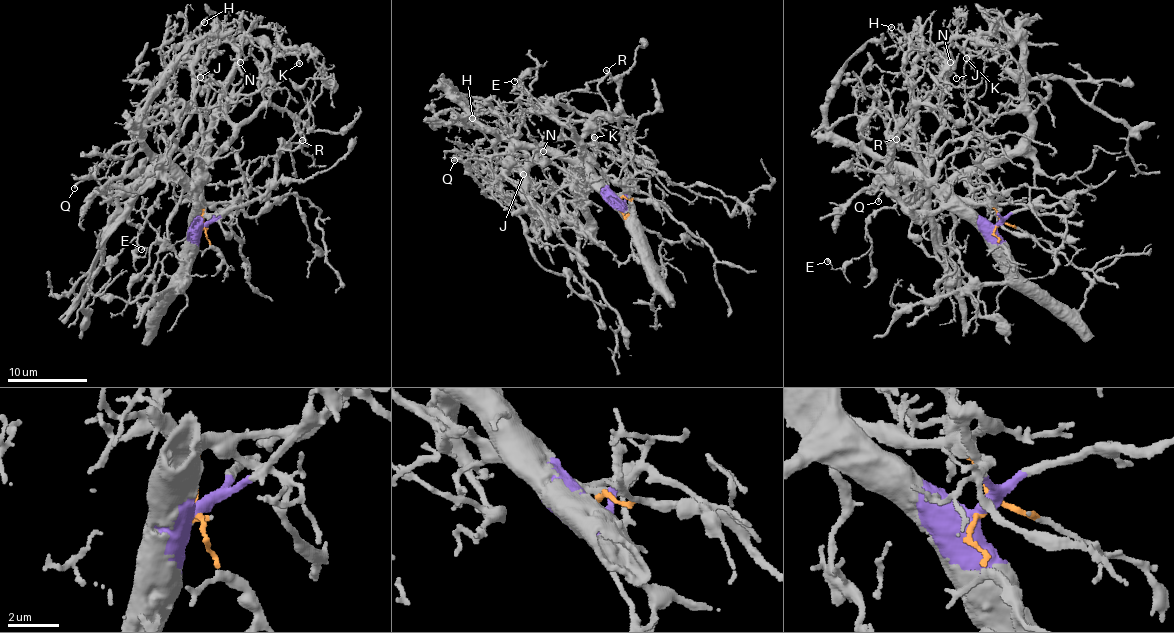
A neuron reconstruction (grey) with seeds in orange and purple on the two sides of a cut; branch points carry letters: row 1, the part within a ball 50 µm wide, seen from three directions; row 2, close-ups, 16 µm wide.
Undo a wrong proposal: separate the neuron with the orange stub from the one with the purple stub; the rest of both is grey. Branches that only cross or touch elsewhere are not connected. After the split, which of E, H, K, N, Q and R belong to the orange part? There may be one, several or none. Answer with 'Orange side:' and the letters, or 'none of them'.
Orange side: E, H

